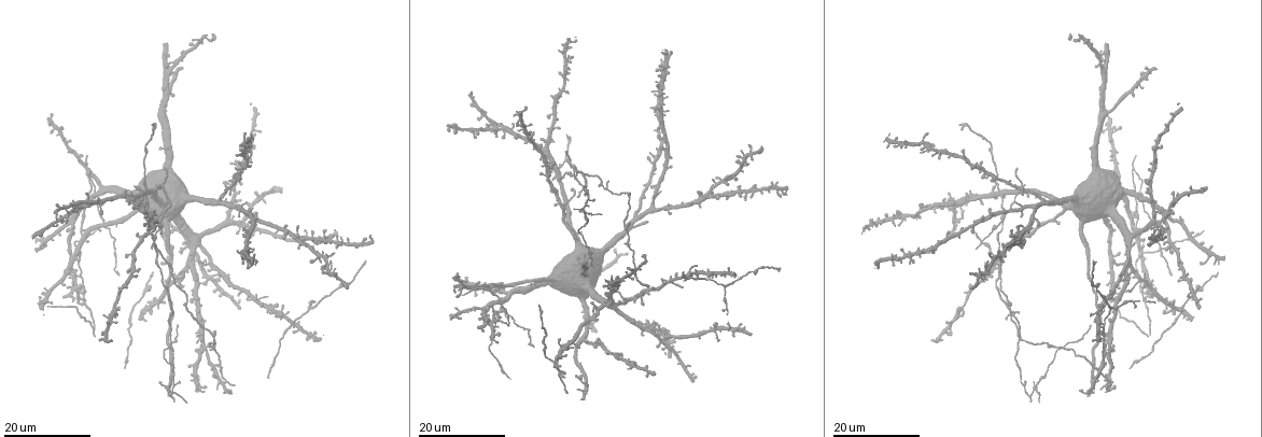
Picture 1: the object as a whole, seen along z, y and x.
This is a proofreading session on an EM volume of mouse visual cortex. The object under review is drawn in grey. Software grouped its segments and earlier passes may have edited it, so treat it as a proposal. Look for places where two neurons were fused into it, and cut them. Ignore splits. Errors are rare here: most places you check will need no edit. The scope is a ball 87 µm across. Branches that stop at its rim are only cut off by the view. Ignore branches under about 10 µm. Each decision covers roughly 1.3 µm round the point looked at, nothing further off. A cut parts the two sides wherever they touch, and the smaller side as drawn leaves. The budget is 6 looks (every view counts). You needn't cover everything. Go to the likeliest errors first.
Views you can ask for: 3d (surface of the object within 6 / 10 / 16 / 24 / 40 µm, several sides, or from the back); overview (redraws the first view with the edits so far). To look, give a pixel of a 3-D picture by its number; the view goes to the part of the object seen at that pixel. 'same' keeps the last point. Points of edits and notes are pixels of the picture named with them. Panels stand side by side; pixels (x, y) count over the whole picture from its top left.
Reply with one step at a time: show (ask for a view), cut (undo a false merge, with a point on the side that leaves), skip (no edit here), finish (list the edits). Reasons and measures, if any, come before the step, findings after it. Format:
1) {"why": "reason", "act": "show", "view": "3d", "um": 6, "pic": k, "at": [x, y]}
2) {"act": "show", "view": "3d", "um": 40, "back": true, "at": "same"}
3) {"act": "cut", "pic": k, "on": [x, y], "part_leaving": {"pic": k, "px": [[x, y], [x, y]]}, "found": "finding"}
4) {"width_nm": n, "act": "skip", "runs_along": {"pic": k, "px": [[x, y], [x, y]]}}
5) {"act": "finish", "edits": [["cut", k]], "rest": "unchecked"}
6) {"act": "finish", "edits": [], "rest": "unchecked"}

{"why": "sharp bend", "act": "show", "view": "3d", "um": 16, "pic": 1, "at": [1133, 170]}

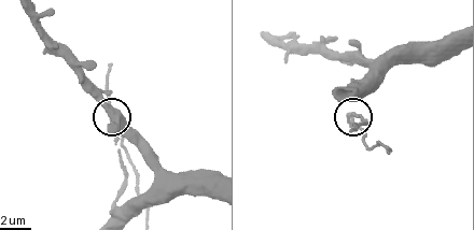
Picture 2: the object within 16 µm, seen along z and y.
{"act": "show", "view": "3d", "um": 10, "at": "same"}

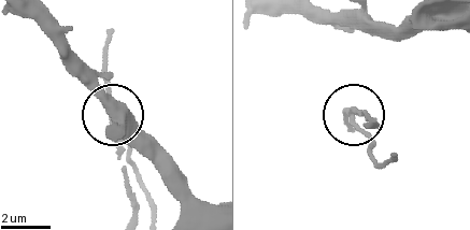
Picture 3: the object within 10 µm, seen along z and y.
{"act": "cut", "pic": 3, "on": [372, 135], "part_leaving": {"pic": 3, "px": [[352, 119], [366, 133], [376, 162], [395, 156]]}, "found": "a second neuron is stuck on"}

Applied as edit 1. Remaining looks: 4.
{"why": "thick turns thin", "act": "show", "view": "3d", "um": 24, "pic": 1, "at": [986, 243]}

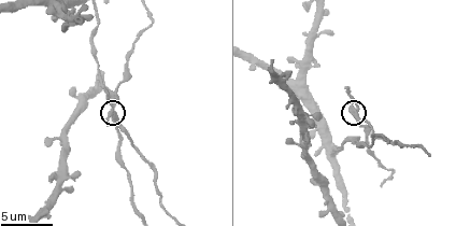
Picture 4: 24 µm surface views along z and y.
{"why": "zoom in", "act": "show", "view": "3d", "um": 10, "pic": 4, "at": [351, 107]}

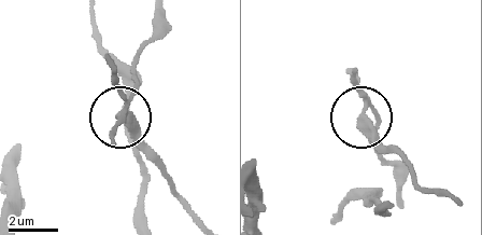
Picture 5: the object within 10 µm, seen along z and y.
{"arms": 4, "act": "cut", "pic": 5, "on": [378, 121], "part_leaving": {"pic": 5, "px": [[366, 104], [399, 198]]}, "found": "two neurons meet here"}

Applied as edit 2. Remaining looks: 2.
{"why": "arms part here", "act": "show", "view": "3d", "um": 24, "pic": 1, "at": [1141, 295]}

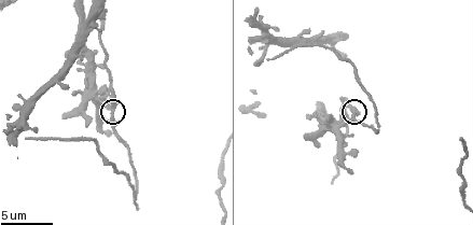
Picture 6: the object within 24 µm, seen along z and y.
{"act": "show", "view": "3d", "um": 6, "pic": 6, "at": [113, 108]}

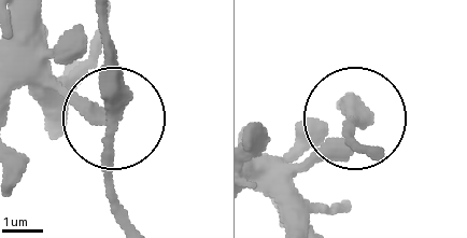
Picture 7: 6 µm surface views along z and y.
{"act": "skip", "found": "one neuron here"}

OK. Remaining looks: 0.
{"act": "finish", "edits": [["cut", 3], ["cut", 5]], "rest": "unchecked"}

